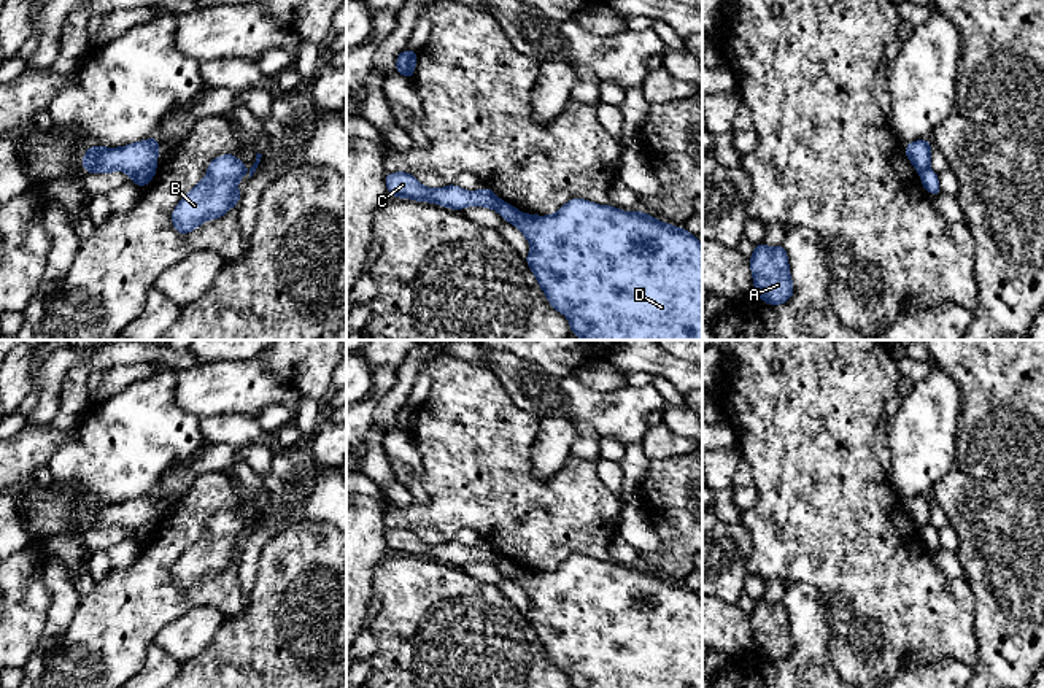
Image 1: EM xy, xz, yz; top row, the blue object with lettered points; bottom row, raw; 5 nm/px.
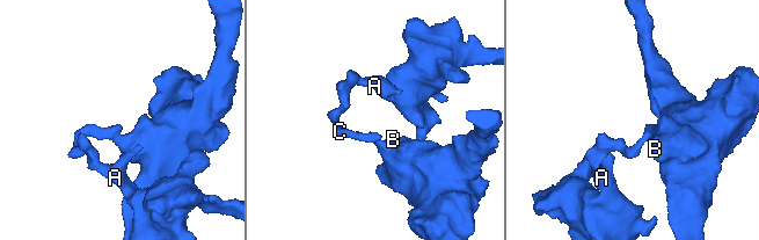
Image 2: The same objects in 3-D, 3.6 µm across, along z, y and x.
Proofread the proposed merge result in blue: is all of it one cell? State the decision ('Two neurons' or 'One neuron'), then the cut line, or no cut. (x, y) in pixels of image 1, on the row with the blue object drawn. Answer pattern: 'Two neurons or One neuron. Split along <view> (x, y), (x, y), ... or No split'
Two neurons. Split along xy (154, 162), (146, 166), (132, 180)

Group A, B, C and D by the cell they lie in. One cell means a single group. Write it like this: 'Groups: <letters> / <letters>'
Groups: A C / B D

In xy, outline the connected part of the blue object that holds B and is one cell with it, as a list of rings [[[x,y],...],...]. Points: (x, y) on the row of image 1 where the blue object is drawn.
[[[222,154],[208,164],[207,175],[191,189],[172,211],[172,222],[180,235],[186,235],[210,219],[222,218],[234,205],[238,205],[242,192],[237,183],[248,172],[256,172],[262,154],[248,170],[235,154]]]

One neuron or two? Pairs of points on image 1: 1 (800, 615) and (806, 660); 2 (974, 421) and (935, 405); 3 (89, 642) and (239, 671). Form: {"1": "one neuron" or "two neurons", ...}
{"1": "one neuron", "2": "two neurons", "3": "two neurons"}

